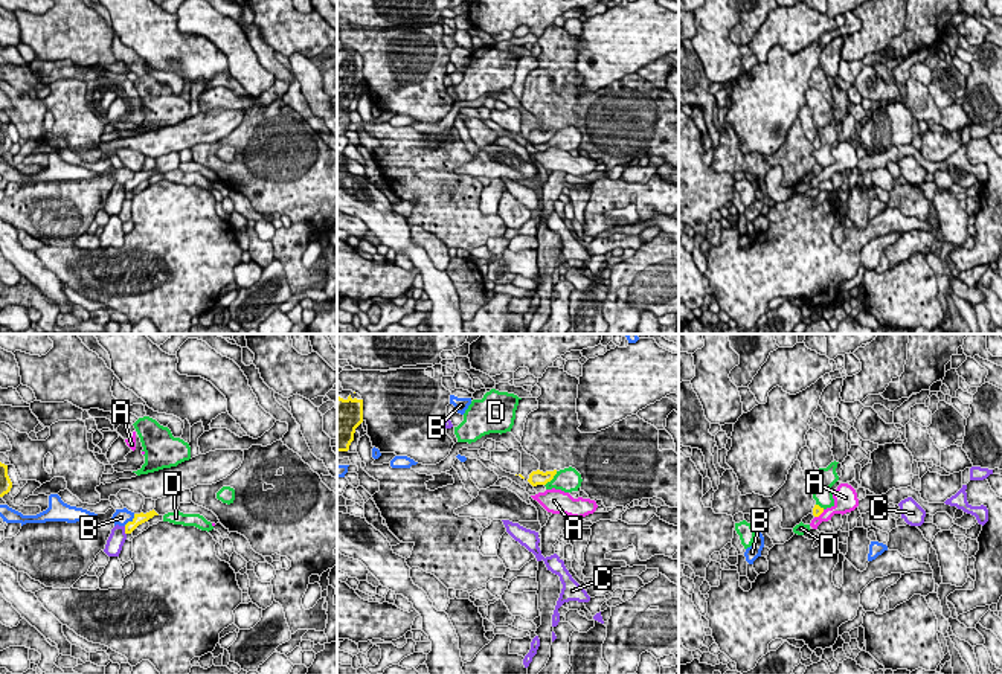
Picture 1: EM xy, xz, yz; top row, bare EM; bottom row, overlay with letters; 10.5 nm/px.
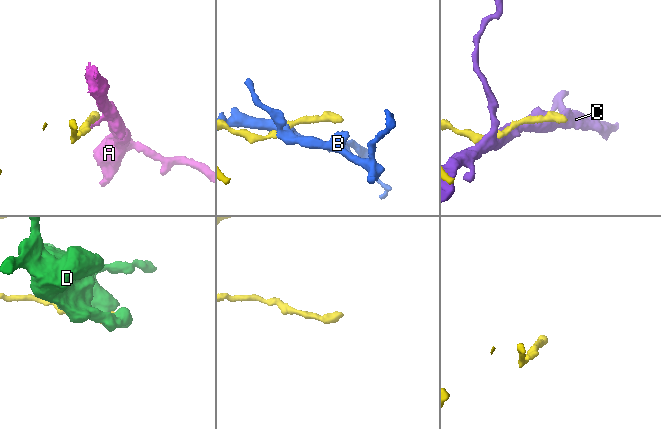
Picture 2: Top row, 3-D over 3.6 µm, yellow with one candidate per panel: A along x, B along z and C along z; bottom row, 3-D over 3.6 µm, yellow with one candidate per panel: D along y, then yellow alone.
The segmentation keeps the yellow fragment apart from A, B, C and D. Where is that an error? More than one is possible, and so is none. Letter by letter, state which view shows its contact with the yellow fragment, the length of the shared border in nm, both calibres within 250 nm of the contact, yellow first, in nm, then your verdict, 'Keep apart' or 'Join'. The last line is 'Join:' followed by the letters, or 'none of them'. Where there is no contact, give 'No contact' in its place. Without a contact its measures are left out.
A: Touches yellow in yz. Shared border 140 nm. Thickness 100 nm (yellow) against 160 nm. Keep apart
B: Touches yellow in xy. Shared border 170 nm. Thickness 120 nm (yellow) against 170 nm. Keep apart
C: Touches yellow in xy. Shared border 100 nm. Thickness 120 nm (yellow) against 170 nm. Keep apart
D: Touches yellow in xz. Shared border 200 nm. Thickness 160 nm (yellow) against 240 nm. Keep apart
Join: none of them

